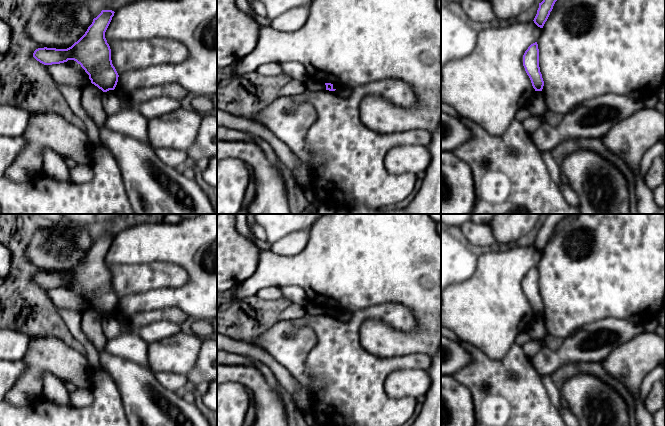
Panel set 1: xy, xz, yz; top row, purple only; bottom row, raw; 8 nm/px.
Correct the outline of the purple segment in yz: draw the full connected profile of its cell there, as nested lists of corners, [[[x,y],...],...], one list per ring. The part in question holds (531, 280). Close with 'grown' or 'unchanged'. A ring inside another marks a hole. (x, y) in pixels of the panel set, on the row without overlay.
[[[537,266],[531,268],[523,279],[523,290],[535,315],[542,315],[544,305],[539,291],[539,273]]]; unchanged

